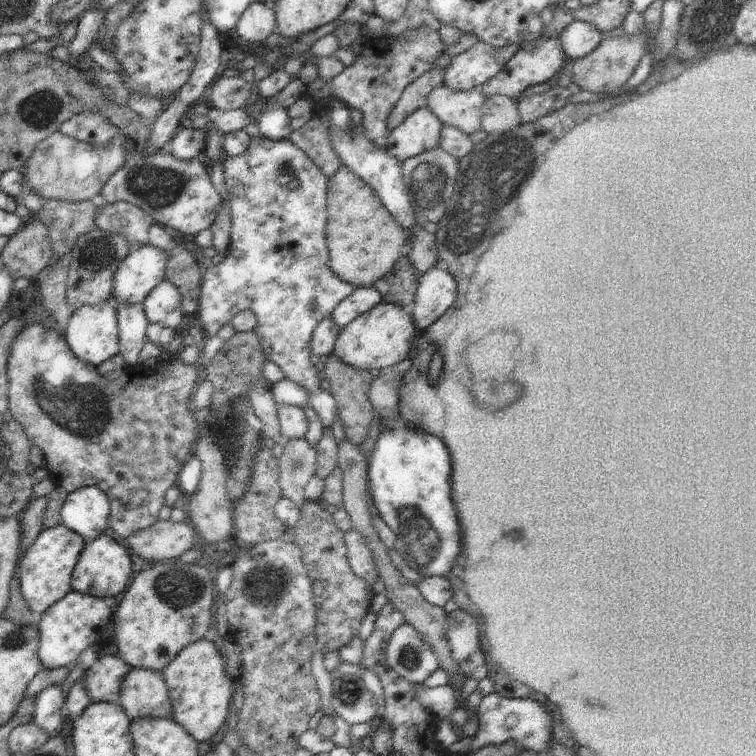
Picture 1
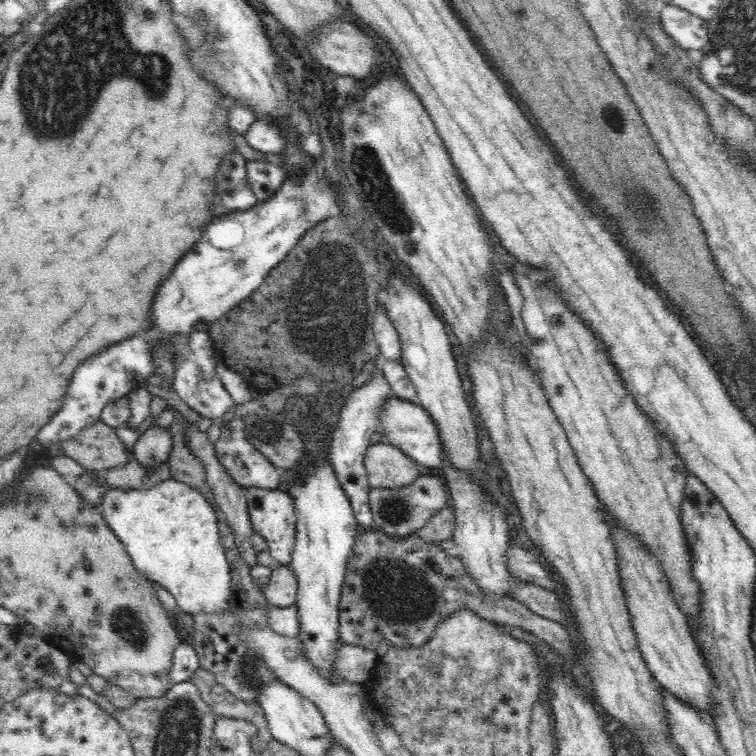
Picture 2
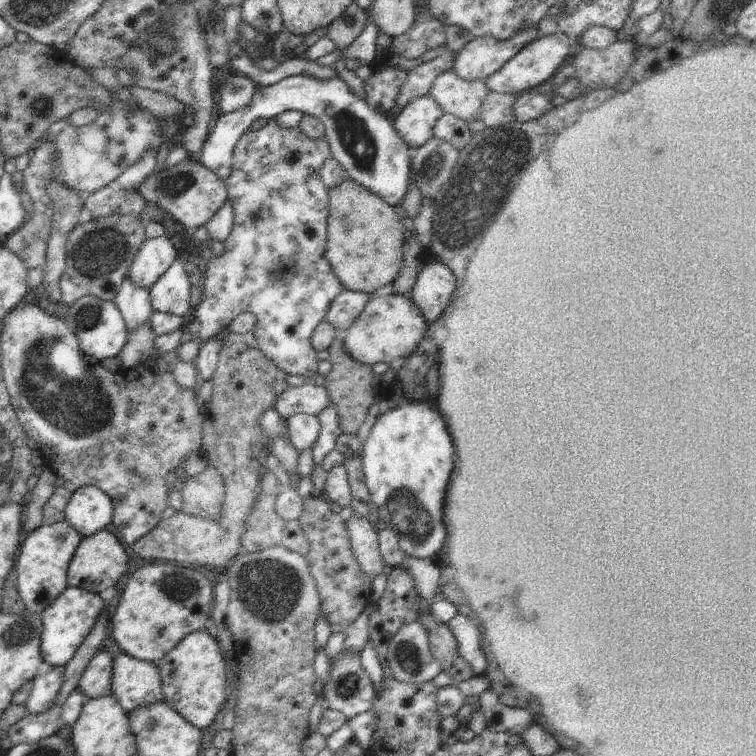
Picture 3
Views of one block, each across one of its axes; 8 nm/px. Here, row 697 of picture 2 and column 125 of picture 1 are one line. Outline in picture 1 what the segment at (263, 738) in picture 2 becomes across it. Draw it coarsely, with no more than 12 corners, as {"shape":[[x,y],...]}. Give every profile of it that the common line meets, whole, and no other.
{"shape":[[99,203],[98,228],[126,235],[130,251],[149,242],[154,220],[134,204]]}

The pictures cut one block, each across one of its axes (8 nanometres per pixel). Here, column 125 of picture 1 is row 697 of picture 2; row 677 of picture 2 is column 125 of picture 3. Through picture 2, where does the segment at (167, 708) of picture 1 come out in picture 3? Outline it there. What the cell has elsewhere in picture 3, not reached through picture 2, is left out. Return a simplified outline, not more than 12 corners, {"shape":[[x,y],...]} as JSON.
{"shape":[[114,657],[111,690],[126,713],[164,701],[157,663]]}

